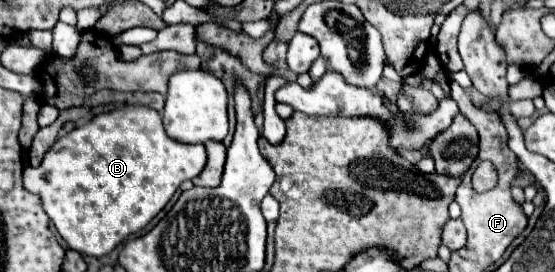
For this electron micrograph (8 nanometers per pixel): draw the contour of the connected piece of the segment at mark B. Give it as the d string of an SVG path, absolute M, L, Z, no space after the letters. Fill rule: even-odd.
M124 106L76 126L58 138L44 154L38 168L24 170L24 186L38 194L44 212L54 222L66 244L88 256L110 254L126 236L140 232L172 198L184 180L196 178L206 166L204 144L182 144L172 140L162 126L162 116L146 106Z

